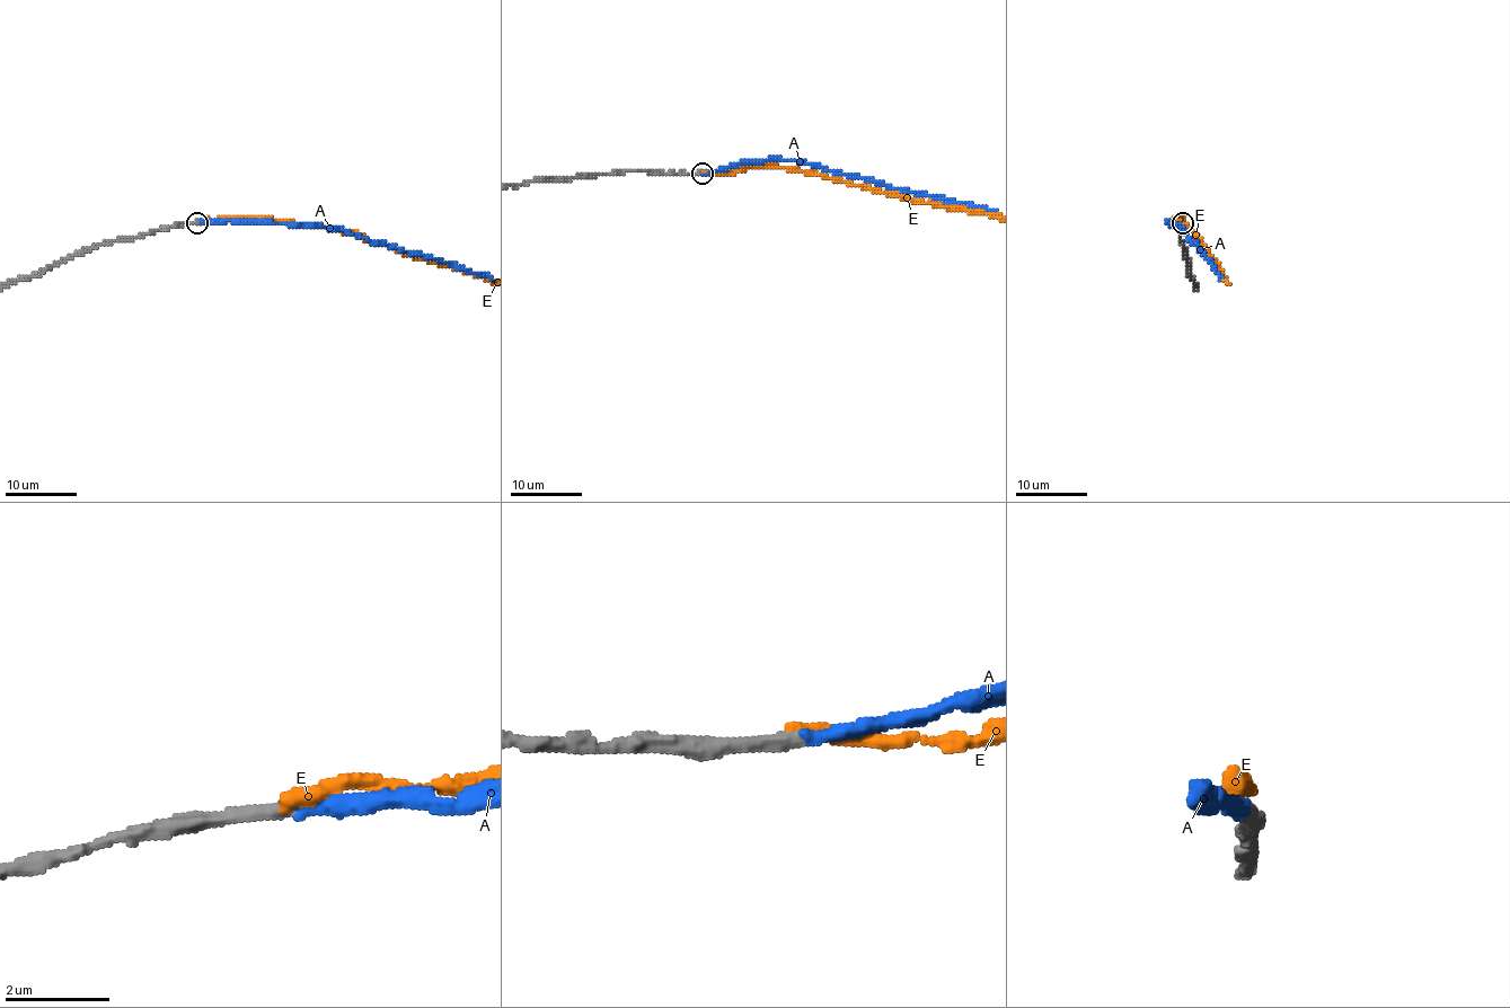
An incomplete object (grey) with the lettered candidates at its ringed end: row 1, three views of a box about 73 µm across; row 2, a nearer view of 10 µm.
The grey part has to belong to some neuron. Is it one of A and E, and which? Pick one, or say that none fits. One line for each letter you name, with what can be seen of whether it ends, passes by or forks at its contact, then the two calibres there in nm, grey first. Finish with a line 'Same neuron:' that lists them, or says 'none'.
A: it ends there; 320 nm thick on the grey side, 280 nm on the other
Same neuron: A

